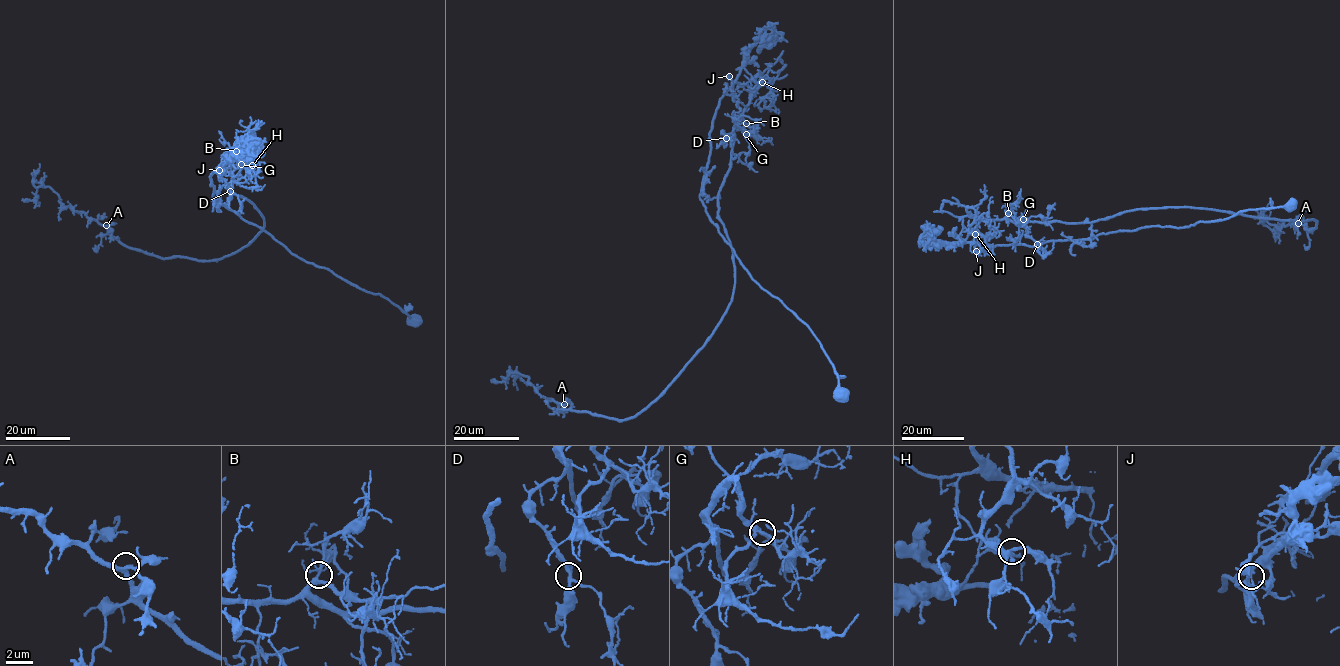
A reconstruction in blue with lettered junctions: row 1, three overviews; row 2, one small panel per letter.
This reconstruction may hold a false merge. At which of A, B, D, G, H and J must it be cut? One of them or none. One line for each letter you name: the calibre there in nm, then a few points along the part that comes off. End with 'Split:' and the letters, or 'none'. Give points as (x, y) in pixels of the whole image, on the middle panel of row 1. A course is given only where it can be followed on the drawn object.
J: 280 nm | (729, 76), (761, 78), (719, 192), (735, 288), (719, 325), (635, 416), (566, 410), (507, 371), (517, 390)
Split: J

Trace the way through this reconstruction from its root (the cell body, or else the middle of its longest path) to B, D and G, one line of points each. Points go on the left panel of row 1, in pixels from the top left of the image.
B: (415, 321), (387, 298), (306, 262), (260, 227), (212, 201), (230, 183), (227, 160), (236, 151)
D: (415, 321), (387, 298), (306, 262), (212, 201), (232, 179), (227, 160), (221, 174), (230, 191)
G: (415, 321), (387, 298), (306, 262), (260, 227), (212, 201), (230, 183), (227, 160), (234, 152), (241, 164)

